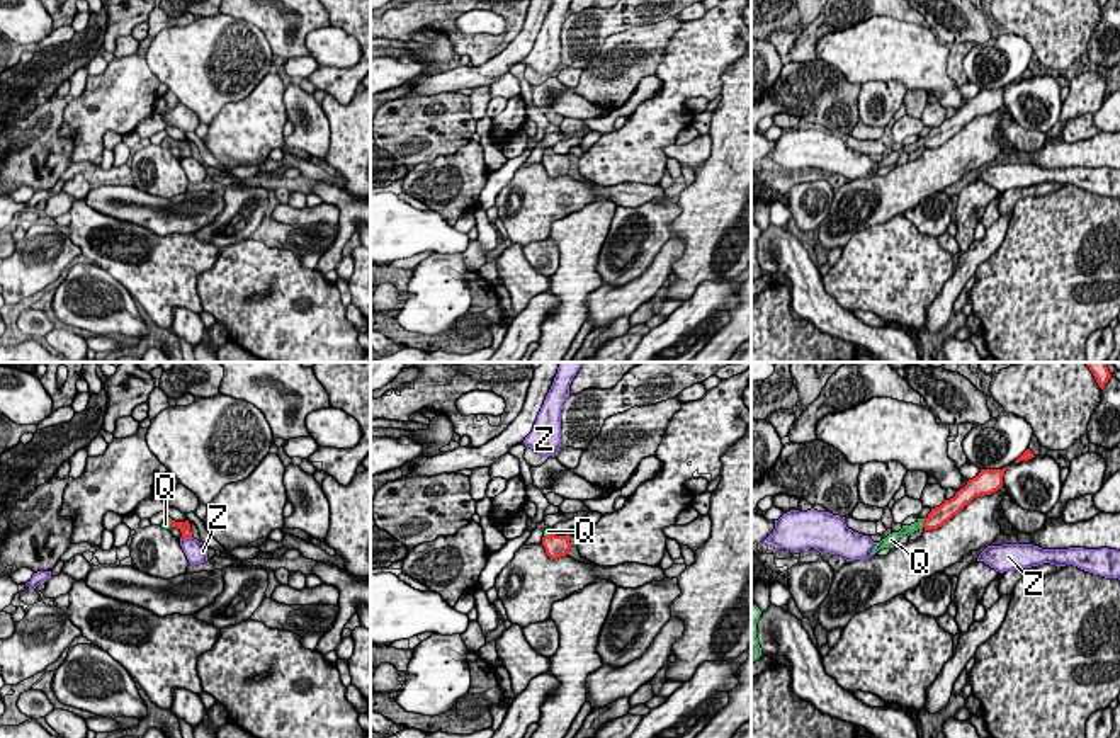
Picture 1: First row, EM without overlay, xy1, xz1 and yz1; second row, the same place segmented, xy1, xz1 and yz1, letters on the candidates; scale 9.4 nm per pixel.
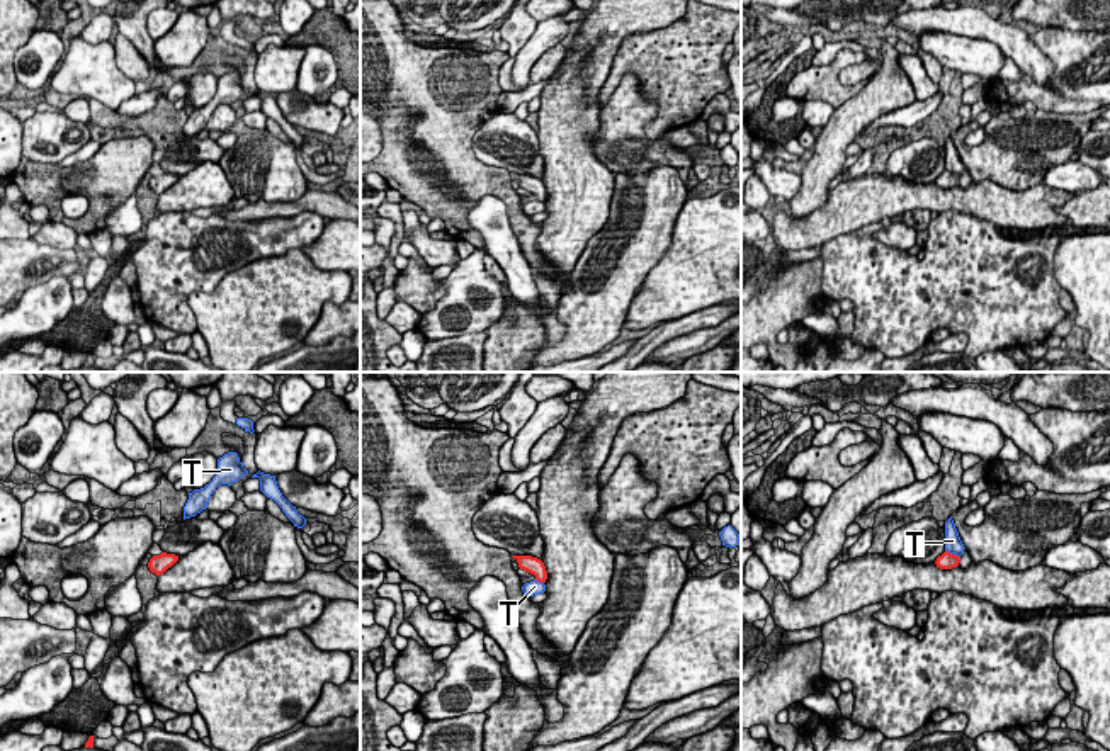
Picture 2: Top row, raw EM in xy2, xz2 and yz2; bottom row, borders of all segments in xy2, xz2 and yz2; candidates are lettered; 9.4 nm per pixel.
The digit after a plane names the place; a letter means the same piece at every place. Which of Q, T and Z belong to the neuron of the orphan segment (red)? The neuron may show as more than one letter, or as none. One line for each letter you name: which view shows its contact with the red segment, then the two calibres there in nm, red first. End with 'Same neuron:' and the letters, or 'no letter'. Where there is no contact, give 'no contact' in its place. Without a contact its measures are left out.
Q: yz1 | 180/100 nm
Same neuron: Q

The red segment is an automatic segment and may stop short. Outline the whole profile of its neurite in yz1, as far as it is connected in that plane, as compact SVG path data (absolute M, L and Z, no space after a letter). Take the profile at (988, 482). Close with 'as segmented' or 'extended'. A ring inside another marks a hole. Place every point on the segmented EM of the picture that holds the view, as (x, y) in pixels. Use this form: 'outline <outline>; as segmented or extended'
outline M1006 468L1003 469L981 469L981 473L969 480L964 488L960 488L953 498L945 500L940 507L931 508L931 512L925 519L918 519L911 525L902 525L899 532L889 534L885 539L877 542L872 554L875 554L880 548L894 548L897 539L902 534L913 534L918 529L933 531L948 522L953 515L957 515L967 503L970 503L976 497L991 495L1003 486L1003 476Z; extended

